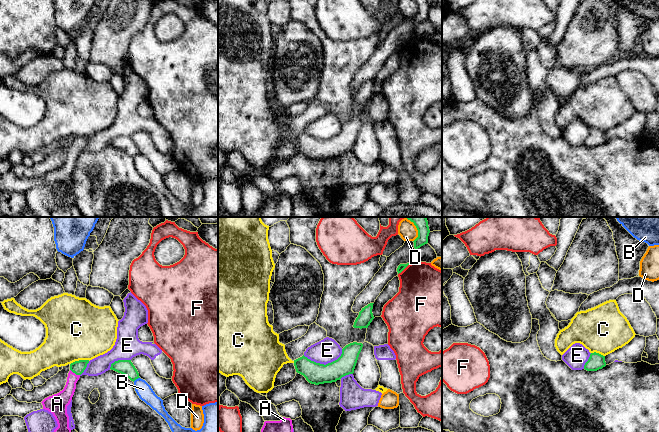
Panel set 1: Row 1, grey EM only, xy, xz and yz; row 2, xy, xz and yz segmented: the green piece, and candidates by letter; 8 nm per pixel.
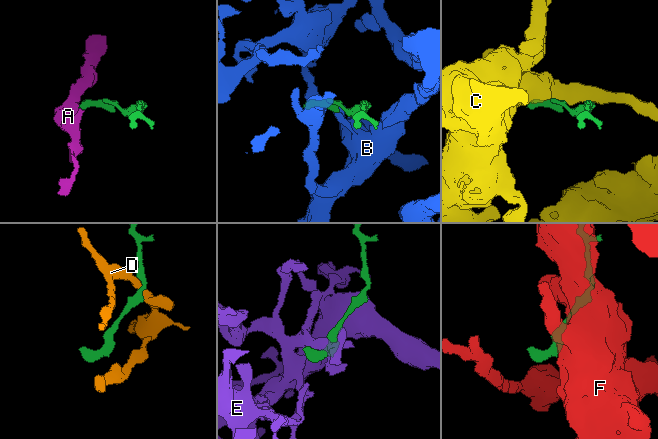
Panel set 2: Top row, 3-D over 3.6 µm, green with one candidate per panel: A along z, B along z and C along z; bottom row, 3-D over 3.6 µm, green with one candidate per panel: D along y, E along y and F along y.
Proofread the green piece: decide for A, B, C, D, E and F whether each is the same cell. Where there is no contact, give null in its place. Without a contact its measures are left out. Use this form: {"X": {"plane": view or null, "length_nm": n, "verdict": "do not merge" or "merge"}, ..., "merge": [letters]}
{"A": {"plane": "xy", "length_nm": 90, "verdict": "merge"}, "B": {"plane": "xy", "length_nm": 70, "verdict": "do not merge"}, "C": {"plane": "xy", "length_nm": 160, "verdict": "do not merge"}, "D": {"plane": "xz", "length_nm": 200, "verdict": "do not merge"}, "E": {"plane": "xz", "length_nm": 320, "verdict": "do not merge"}, "F": {"plane": "xz", "length_nm": 180, "verdict": "do not merge"}, "merge": ["A"]}

